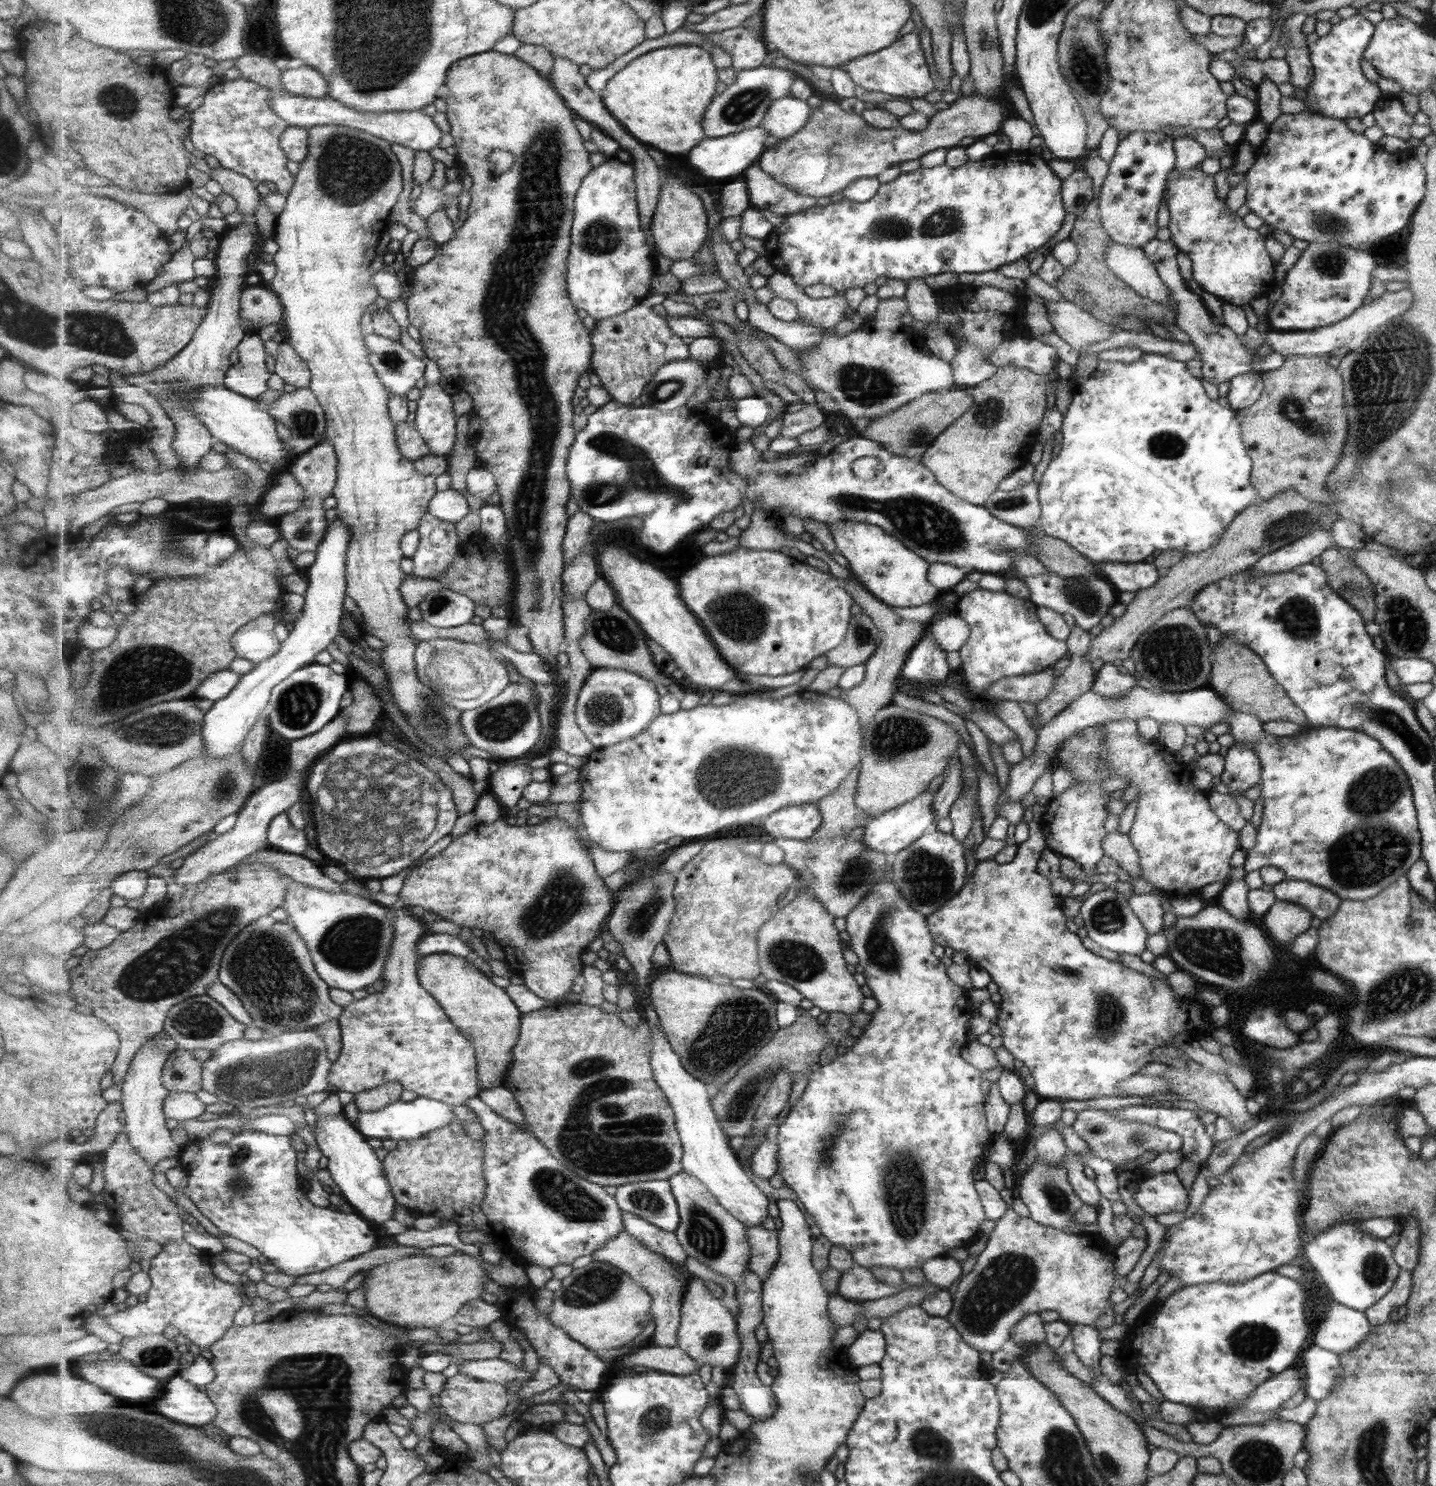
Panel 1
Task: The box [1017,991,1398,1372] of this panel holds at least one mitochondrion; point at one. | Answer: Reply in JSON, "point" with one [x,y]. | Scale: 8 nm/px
{"point":[1253,1341]}

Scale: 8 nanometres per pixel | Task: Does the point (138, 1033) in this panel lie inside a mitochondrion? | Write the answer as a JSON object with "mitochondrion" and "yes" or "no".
{"mitochondrion":"no"}

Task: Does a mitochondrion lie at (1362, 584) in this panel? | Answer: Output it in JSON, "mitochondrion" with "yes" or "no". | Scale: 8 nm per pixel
{"mitochondrion":"yes"}

